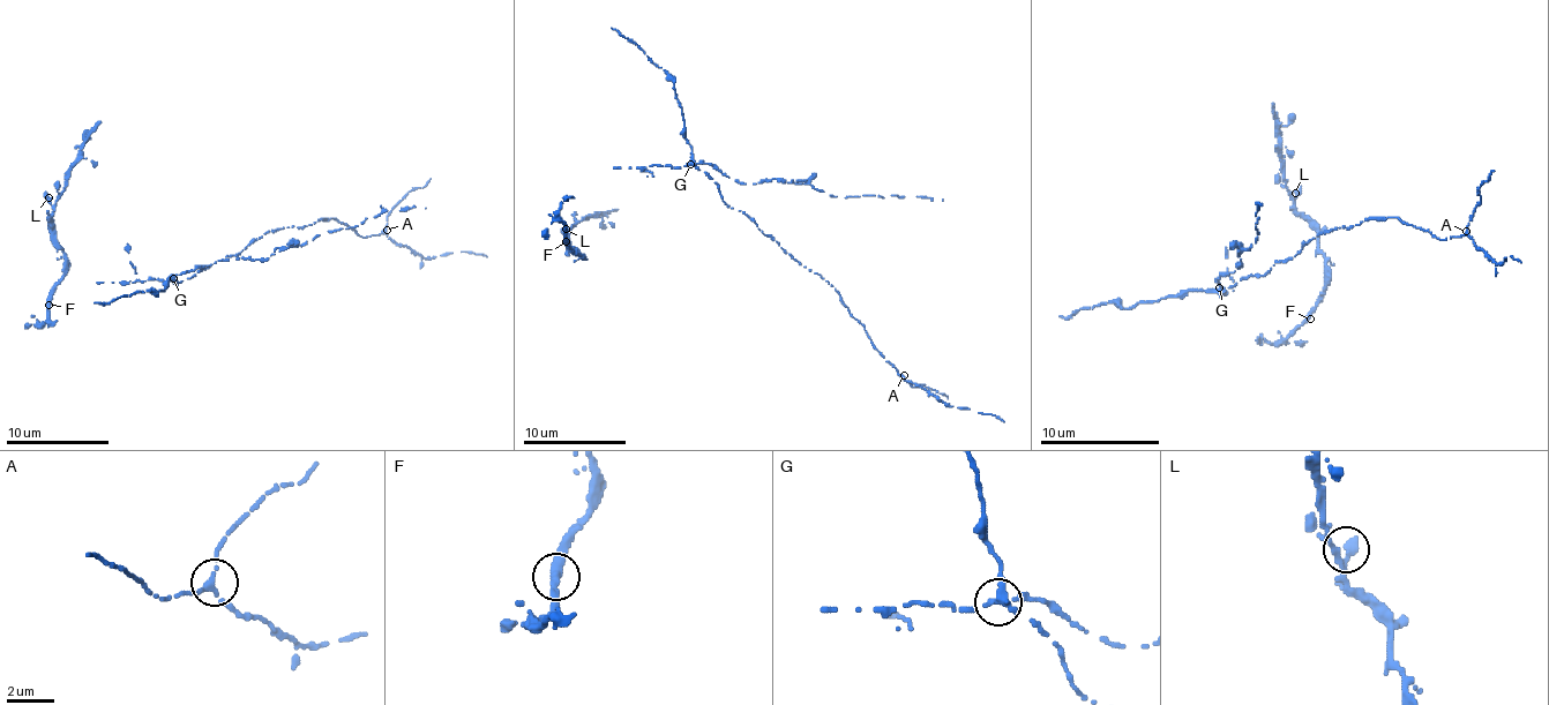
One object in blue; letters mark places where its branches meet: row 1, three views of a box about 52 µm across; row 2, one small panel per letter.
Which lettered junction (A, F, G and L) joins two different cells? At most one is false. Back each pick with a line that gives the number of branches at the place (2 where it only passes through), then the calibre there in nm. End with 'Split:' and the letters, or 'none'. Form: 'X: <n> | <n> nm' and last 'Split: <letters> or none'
G: 3 | 280 nm
Split: G

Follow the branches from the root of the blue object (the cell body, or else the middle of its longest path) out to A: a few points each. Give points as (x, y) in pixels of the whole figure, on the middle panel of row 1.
A: (704, 173), (732, 209), (745, 214), (803, 268), (835, 287), (873, 346), (904, 375)

